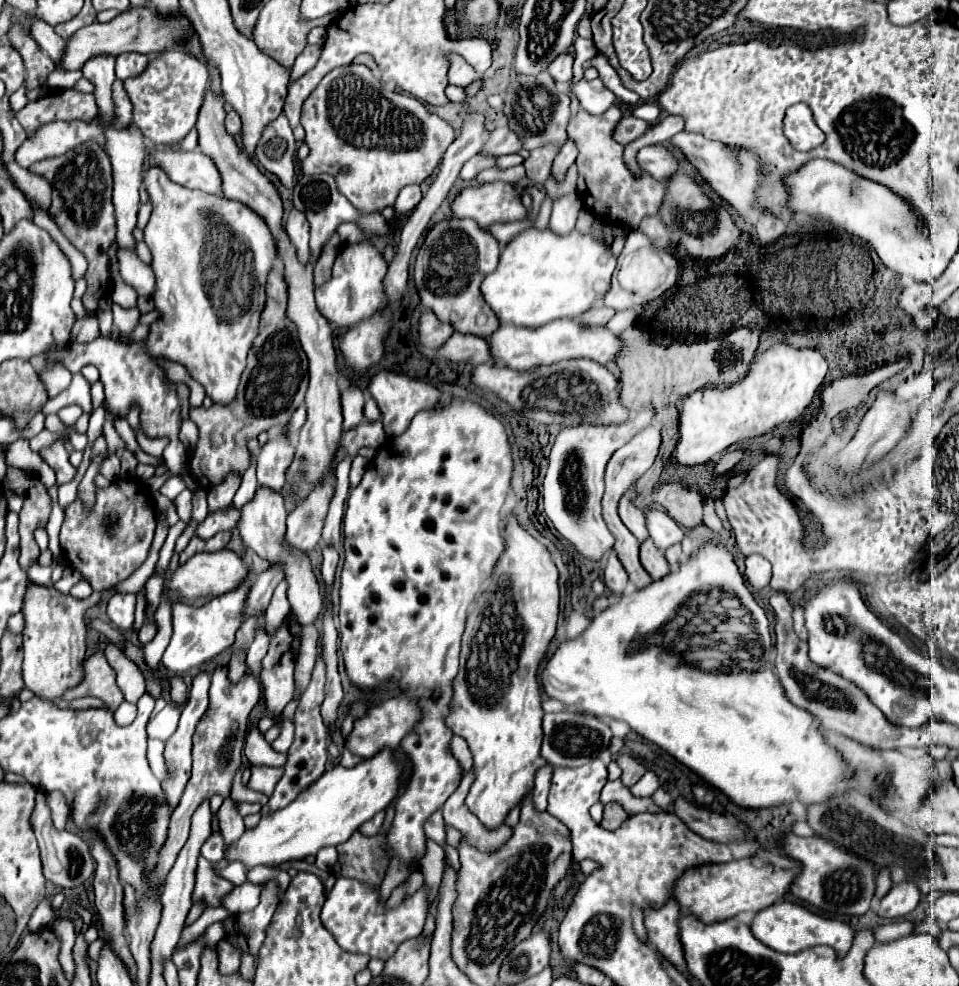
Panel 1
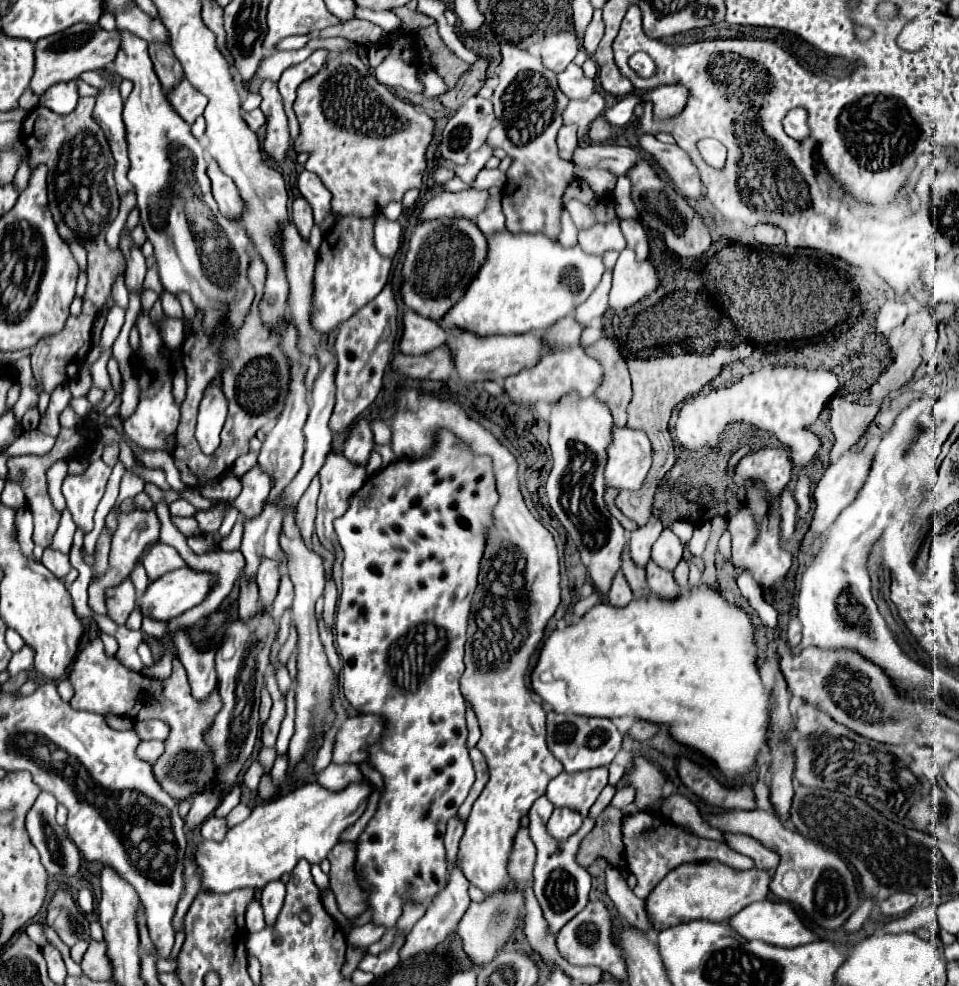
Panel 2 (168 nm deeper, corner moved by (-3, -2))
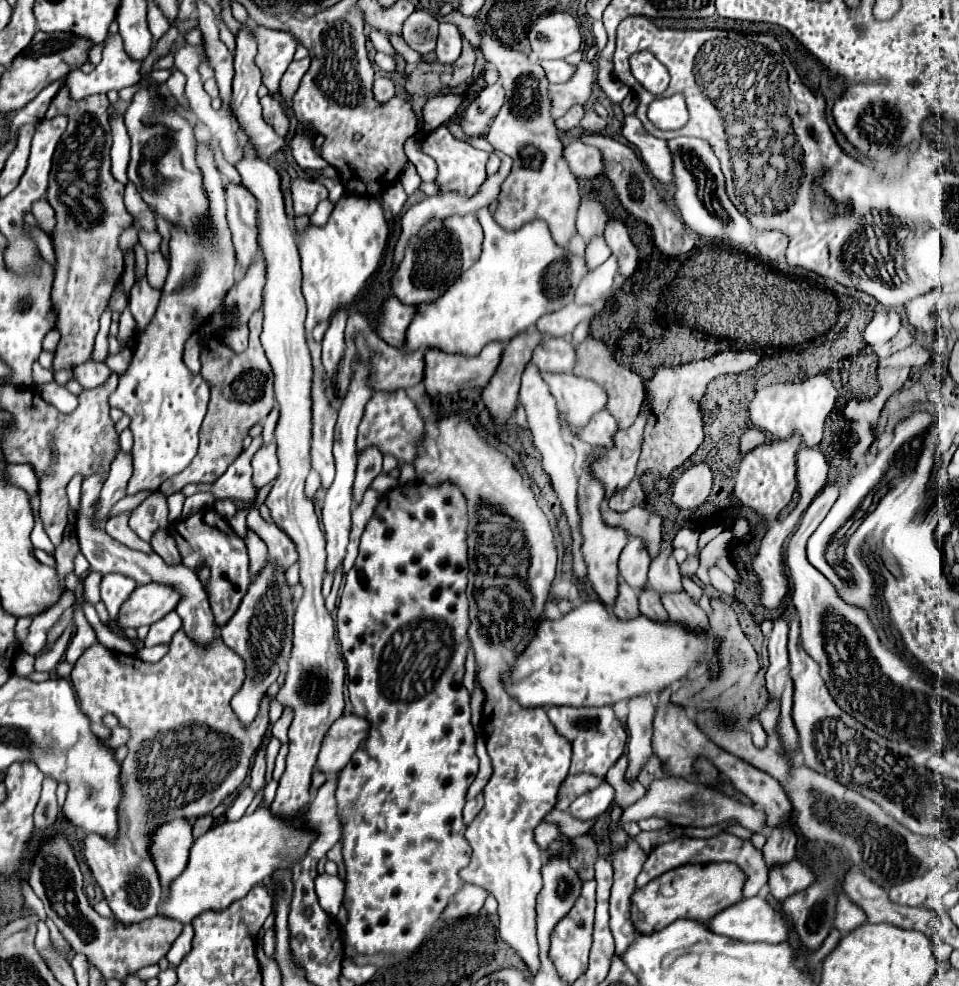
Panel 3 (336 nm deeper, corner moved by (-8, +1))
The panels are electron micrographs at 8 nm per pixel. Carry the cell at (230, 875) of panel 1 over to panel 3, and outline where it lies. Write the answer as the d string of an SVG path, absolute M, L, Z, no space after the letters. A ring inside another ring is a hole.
M185 925L183 933L175 939L175 943L171 945L171 949L167 953L167 959L173 967L177 967L181 963L181 959L185 957L185 953L191 949L191 939L193 939L193 927Z

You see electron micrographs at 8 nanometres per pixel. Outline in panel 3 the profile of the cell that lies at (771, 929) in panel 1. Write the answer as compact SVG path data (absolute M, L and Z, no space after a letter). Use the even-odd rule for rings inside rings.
M763 897L739 901L739 905L733 905L713 917L709 927L719 935L727 935L737 941L783 943L789 937L787 919Z

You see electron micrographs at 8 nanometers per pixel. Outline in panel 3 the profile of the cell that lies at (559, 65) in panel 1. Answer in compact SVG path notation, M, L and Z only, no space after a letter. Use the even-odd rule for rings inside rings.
M551 13L541 17L529 31L529 41L533 57L545 59L565 59L583 45L583 35L577 21L569 13Z

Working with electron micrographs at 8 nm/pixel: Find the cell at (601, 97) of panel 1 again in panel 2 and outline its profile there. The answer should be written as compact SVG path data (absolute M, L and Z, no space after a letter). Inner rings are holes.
M574 62L568 64L568 68L564 72L558 74L558 86L560 90L568 96L568 98L588 98L592 92L596 92L596 84L594 80L586 78L582 74L582 68L576 66Z

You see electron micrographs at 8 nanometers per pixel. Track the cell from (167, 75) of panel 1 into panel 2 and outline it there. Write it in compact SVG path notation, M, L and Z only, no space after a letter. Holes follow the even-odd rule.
M182 80L168 94L168 100L170 100L172 108L180 114L180 118L188 124L192 124L198 116L202 116L206 104L208 104L208 98L202 92L198 92L188 80Z

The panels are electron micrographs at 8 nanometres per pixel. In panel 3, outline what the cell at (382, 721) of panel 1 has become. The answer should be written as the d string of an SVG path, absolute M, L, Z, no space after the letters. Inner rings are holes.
M343 715L331 729L327 731L327 737L323 741L323 747L319 751L317 769L321 769L327 777L333 777L343 769L357 747L367 739L369 735L369 723L363 721L363 717L357 715Z

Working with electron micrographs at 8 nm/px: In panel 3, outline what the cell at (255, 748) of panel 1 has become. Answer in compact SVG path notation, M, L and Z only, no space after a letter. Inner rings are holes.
M243 787L243 789L239 791L239 795L237 795L235 803L229 807L229 811L227 811L227 815L225 815L225 817L227 817L227 821L239 819L239 817L247 811L247 807L251 805L253 797L255 797L255 791L253 791L251 787Z

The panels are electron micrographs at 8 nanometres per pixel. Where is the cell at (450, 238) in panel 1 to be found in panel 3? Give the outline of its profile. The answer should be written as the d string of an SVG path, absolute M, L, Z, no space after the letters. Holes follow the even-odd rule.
M477 215L449 217L423 225L423 229L409 241L405 257L391 279L395 297L407 305L437 301L479 259L481 241L483 229L477 221Z

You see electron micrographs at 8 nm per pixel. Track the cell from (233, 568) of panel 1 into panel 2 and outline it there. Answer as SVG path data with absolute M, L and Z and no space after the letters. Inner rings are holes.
M184 566L180 570L174 570L174 572L168 572L162 578L158 578L158 580L154 580L154 582L148 584L146 592L138 600L140 612L142 612L144 618L150 616L154 620L166 620L168 622L168 620L184 614L186 610L198 606L206 598L206 594L210 592L212 584L214 584L214 578L210 574L206 574L206 572L194 572L188 566Z

